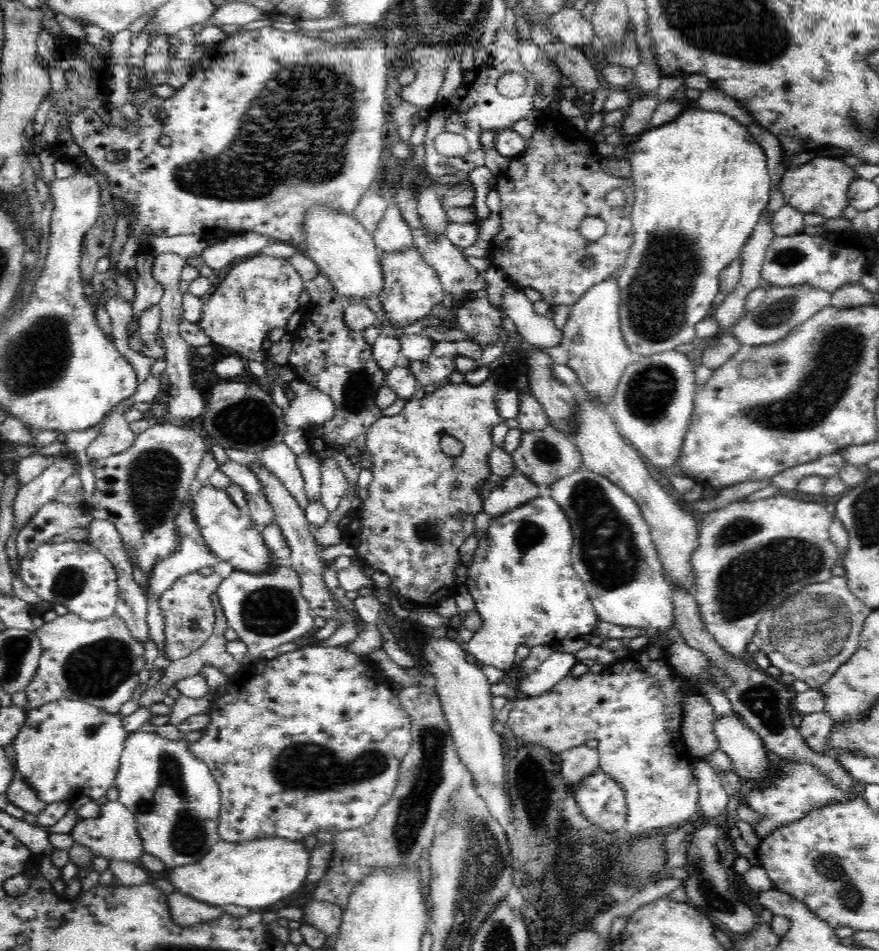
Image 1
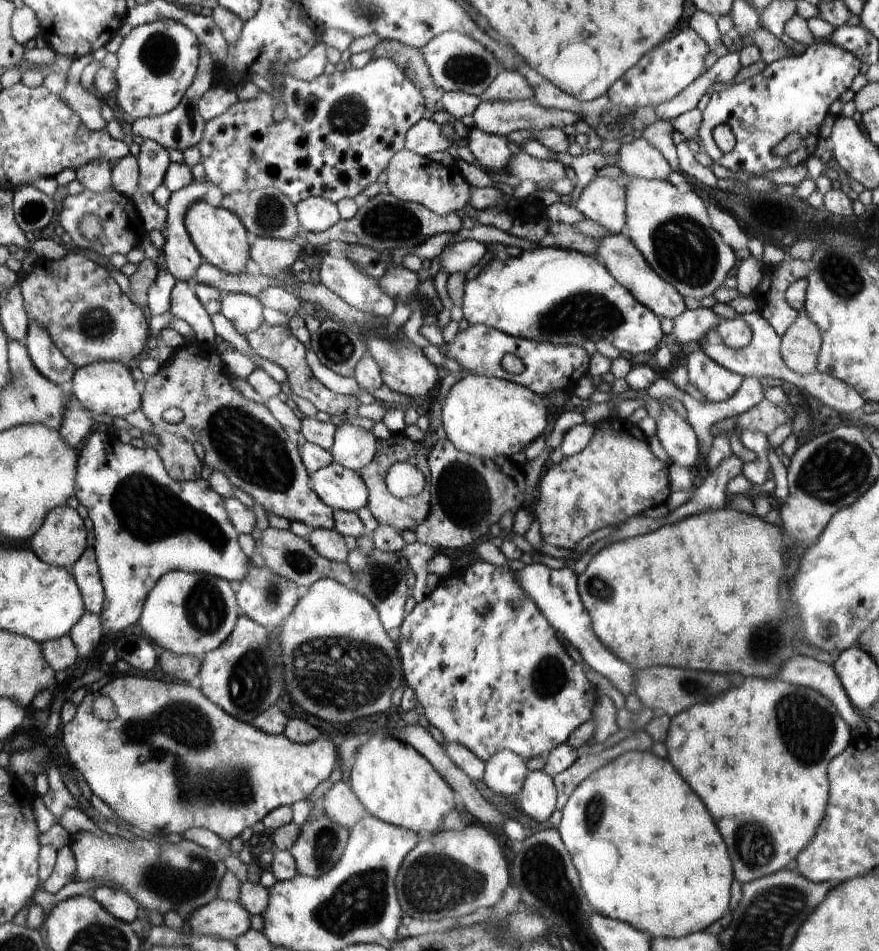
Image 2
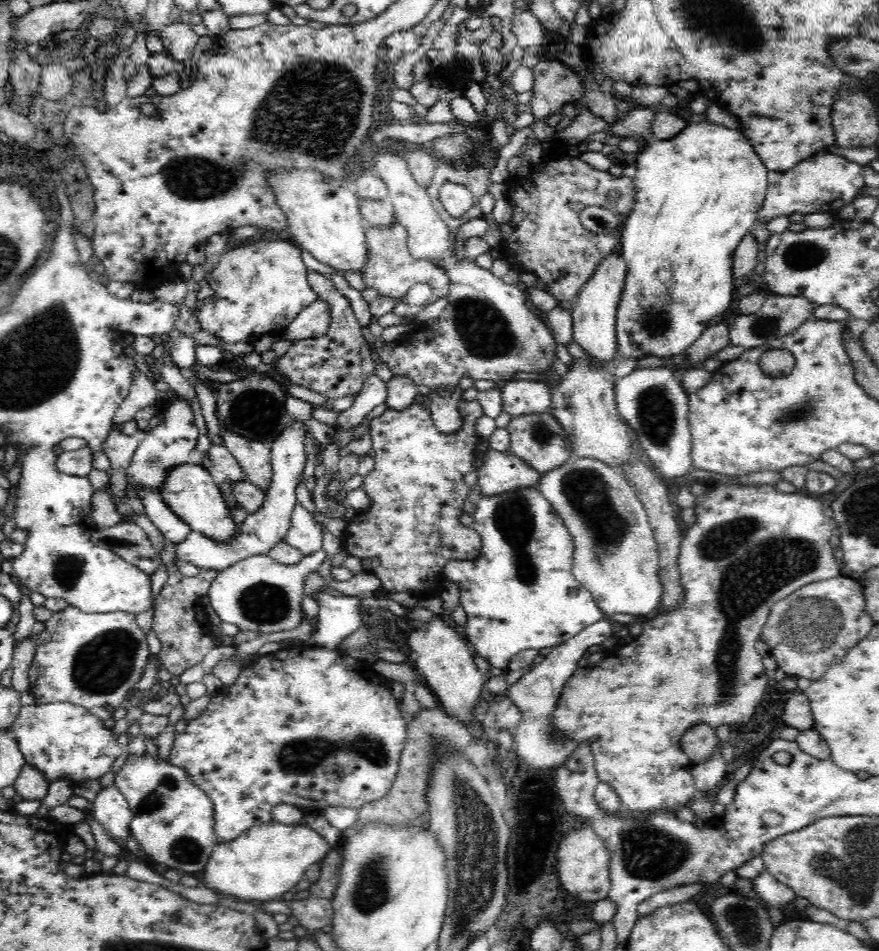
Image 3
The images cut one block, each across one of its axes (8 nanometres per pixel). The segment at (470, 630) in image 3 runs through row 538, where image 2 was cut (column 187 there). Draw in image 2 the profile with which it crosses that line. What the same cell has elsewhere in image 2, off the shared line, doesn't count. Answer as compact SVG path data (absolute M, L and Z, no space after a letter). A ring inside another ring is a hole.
M95 430L77 457L75 496L89 512L94 525L95 556L102 587L104 608L100 612L102 634L116 634L134 626L141 618L148 594L164 574L172 570L208 573L236 587L250 574L253 564L242 552L236 532L222 497L211 489L206 479L175 480L166 471L155 448L134 448L122 444L113 433L100 434Z

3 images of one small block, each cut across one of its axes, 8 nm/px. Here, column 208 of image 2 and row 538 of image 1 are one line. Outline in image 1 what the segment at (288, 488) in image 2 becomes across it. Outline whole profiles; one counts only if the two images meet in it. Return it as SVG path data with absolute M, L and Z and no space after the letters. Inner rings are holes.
M502 370L502 372L491 371L486 380L481 384L469 384L467 381L462 383L448 383L440 387L436 392L432 394L422 393L414 396L410 399L408 404L404 406L404 409L398 414L393 416L383 415L382 419L379 419L370 429L367 435L366 447L367 451L372 455L372 467L371 472L373 475L372 483L367 486L369 496L363 502L362 510L360 510L360 516L356 516L356 522L358 524L358 530L352 532L350 536L354 538L348 538L348 543L356 550L358 557L362 559L362 562L366 565L370 565L375 571L384 572L388 574L391 580L391 584L394 585L399 593L404 596L413 606L431 606L434 607L440 601L454 594L455 588L458 584L454 581L454 568L460 564L459 551L460 546L465 545L465 541L475 534L474 518L478 512L483 511L484 499L480 497L480 484L489 480L493 474L490 469L489 457L492 449L495 448L492 439L492 430L498 425L504 422L502 415L498 411L497 400L495 397L499 394L500 388L504 388L506 384L510 383L511 375L508 375L508 370ZM445 435L452 436L458 439L462 443L463 451L457 458L450 458L440 448L440 440Z

